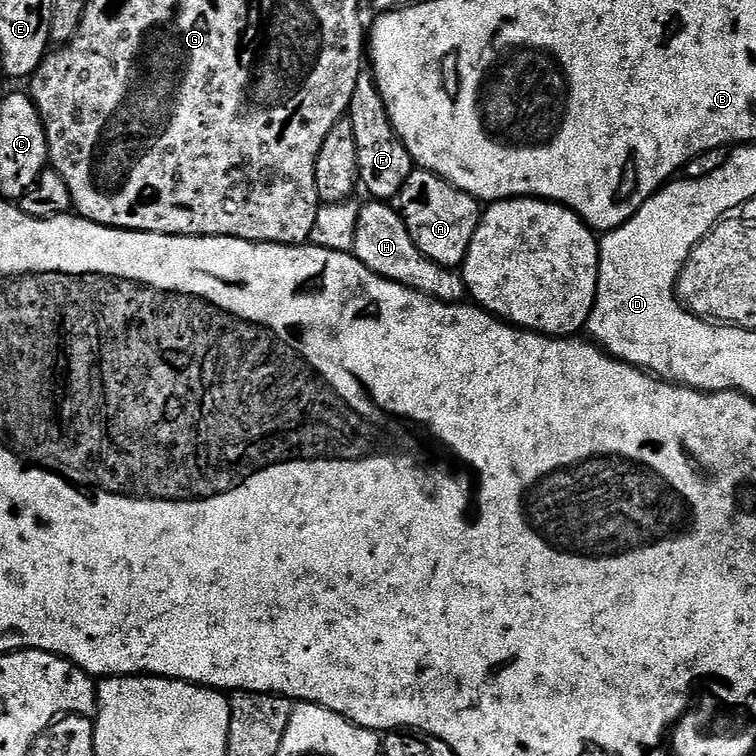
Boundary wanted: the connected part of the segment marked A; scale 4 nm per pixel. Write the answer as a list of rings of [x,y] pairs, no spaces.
[[[414,170],[410,178],[406,178],[406,186],[402,186],[400,191],[398,211],[406,230],[410,230],[410,238],[414,238],[414,246],[418,246],[418,250],[422,250],[426,258],[443,268],[453,270],[463,265],[470,250],[470,242],[474,238],[474,230],[478,230],[480,225],[481,201],[458,190],[441,176]]]

